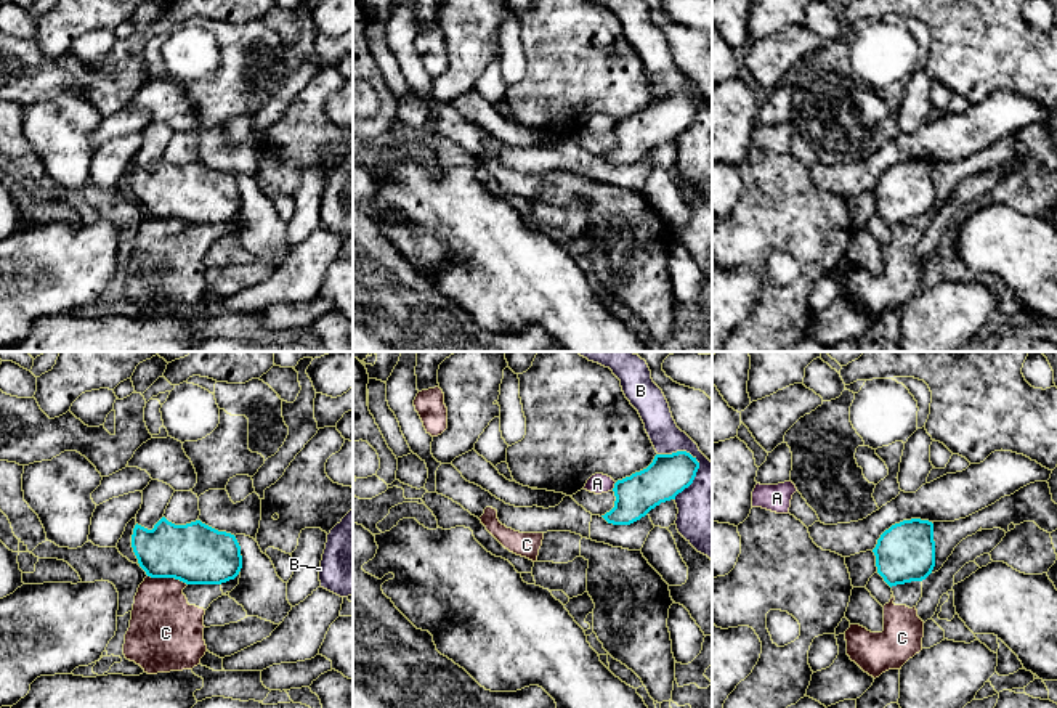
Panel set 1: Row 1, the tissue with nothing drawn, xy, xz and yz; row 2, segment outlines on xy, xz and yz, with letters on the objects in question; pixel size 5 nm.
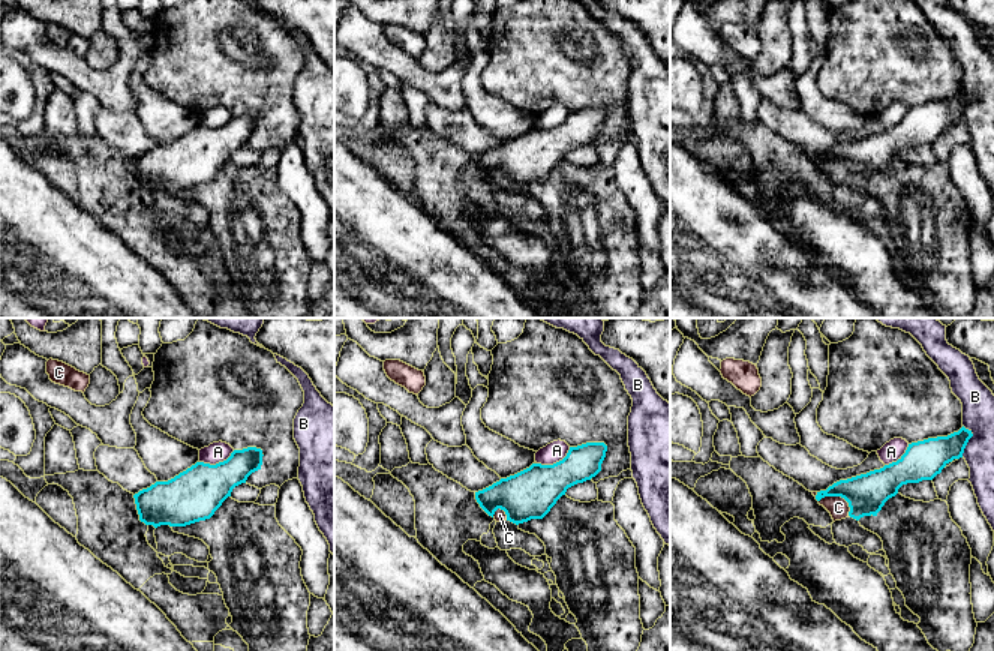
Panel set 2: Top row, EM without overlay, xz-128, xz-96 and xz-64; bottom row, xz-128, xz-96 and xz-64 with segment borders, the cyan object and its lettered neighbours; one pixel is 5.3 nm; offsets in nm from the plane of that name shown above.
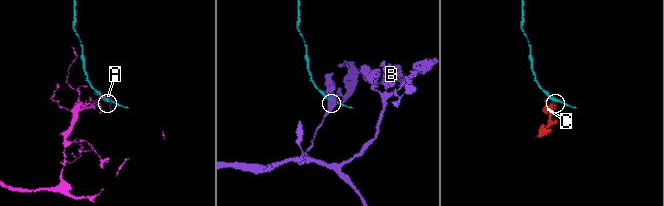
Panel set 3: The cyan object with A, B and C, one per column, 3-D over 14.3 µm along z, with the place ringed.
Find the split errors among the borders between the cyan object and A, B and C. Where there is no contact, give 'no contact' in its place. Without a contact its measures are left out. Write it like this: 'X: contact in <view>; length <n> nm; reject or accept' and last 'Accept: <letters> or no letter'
A: contact in xz; length 50 nm; reject
B: contact in xz; length 260 nm; reject
C: contact in xy; length 200 nm; reject
Accept: no letter

